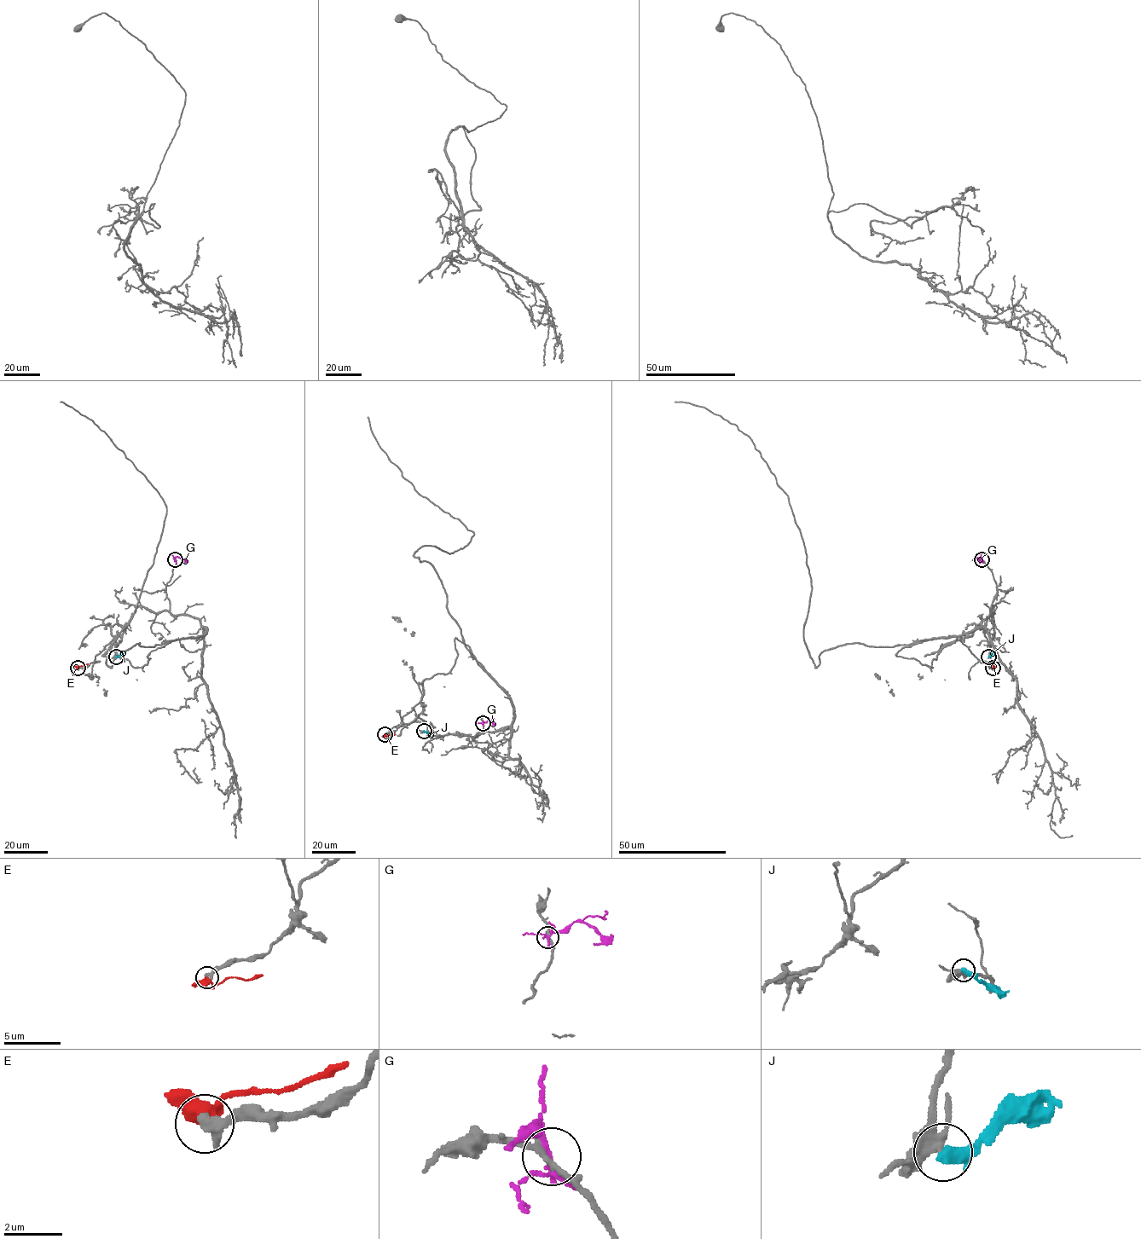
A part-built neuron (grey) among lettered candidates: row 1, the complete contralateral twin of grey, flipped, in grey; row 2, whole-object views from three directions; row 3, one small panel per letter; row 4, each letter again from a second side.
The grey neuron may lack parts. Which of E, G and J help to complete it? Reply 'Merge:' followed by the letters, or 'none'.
Merge: E

